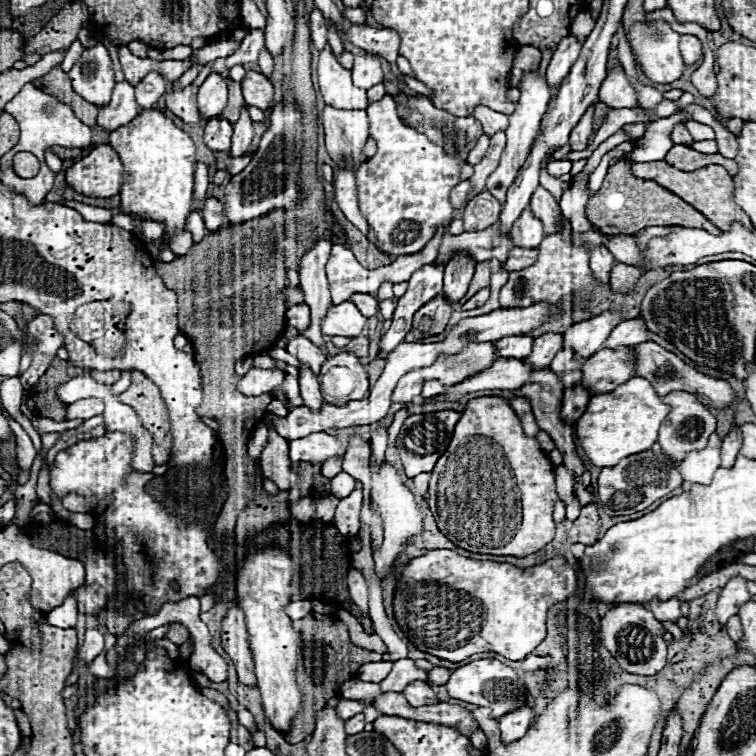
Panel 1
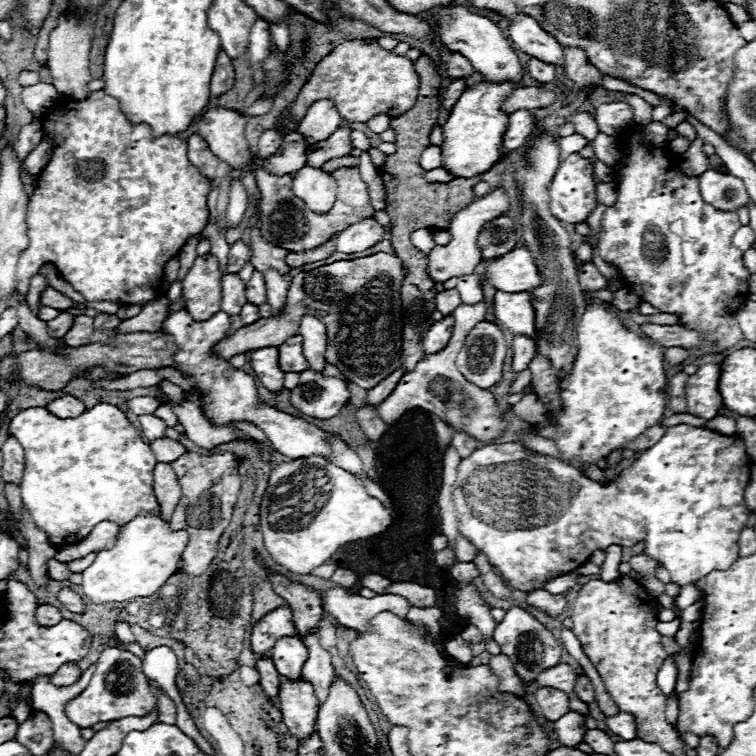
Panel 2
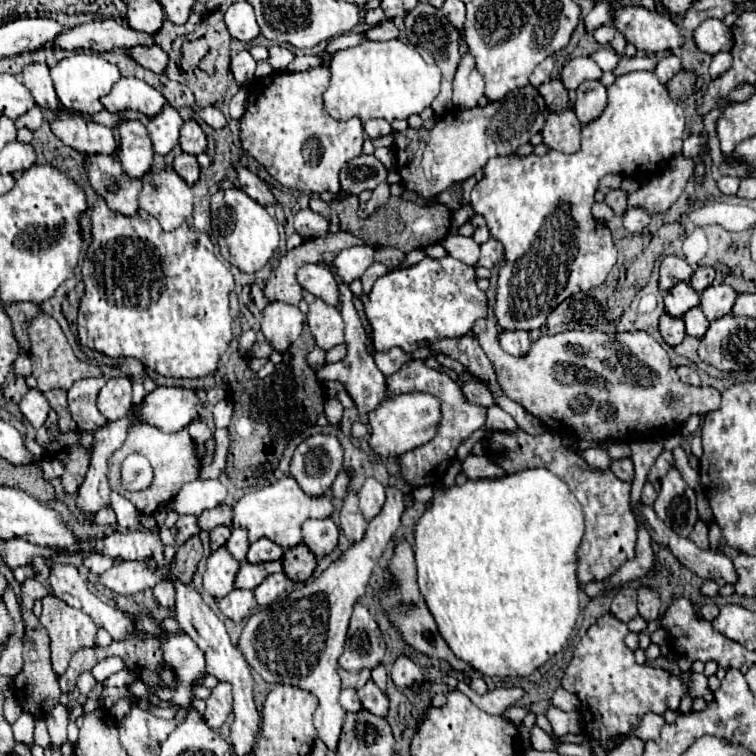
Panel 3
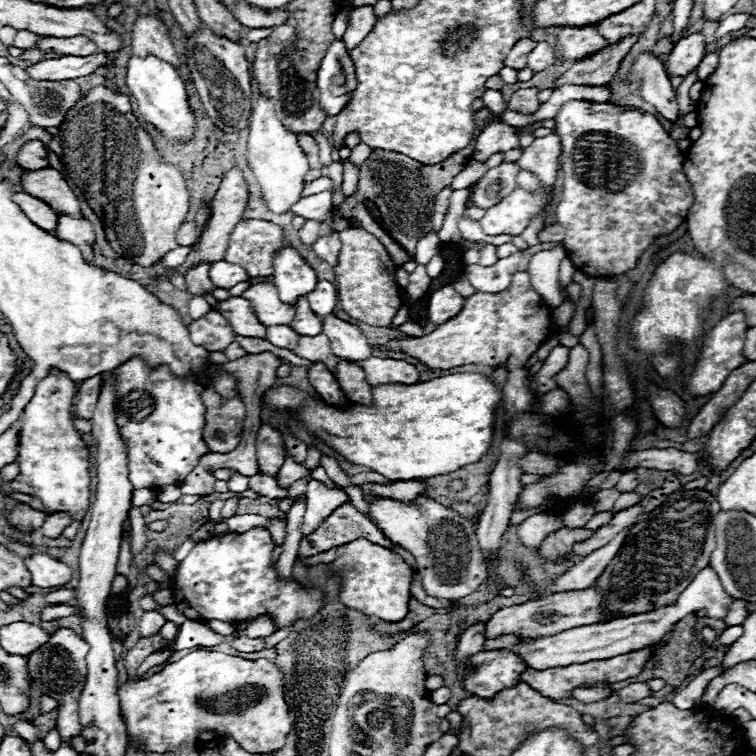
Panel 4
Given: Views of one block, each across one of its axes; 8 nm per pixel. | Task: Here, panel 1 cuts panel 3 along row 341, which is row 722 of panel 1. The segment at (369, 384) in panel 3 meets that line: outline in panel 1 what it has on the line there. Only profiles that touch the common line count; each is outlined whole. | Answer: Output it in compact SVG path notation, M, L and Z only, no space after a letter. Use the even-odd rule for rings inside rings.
M356 714L350 720L346 720L346 734L358 734L364 730L364 714Z

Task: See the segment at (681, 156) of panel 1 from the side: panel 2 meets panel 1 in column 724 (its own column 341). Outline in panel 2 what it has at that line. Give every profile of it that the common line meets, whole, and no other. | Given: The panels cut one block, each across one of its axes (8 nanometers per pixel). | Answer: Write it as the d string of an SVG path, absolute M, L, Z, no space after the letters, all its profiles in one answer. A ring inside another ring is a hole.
M356 156L332 158L332 160L328 160L322 168L324 168L324 170L332 170L332 168L352 168L352 166L358 166L358 158L356 158Z

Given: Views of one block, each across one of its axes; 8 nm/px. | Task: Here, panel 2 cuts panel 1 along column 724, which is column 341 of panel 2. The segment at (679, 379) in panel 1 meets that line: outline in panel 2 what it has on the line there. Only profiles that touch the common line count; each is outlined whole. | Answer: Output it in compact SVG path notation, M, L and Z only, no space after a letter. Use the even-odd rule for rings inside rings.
M312 370L300 372L298 386L290 390L292 406L312 418L336 416L346 406L348 398L350 392L346 382Z

